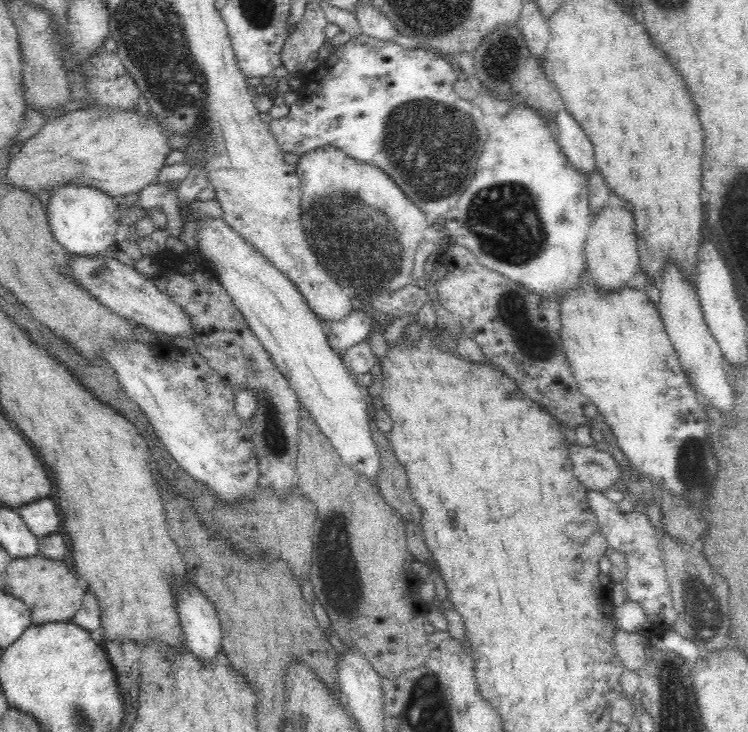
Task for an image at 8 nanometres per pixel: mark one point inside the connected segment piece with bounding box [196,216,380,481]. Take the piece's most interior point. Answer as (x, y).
(288, 330)

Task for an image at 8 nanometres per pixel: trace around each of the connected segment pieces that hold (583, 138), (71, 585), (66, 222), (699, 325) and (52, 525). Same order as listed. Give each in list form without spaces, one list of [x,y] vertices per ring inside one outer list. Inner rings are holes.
[[[566,109],[557,112],[554,122],[556,122],[555,129],[558,133],[560,151],[568,157],[568,162],[574,164],[578,171],[589,176],[595,169],[592,141],[588,140],[588,135]]]
[[[42,555],[12,559],[4,576],[4,591],[28,606],[31,624],[70,621],[82,604],[82,596],[86,592],[86,580],[82,576],[72,574],[72,570],[61,560],[52,560]],[[84,586],[84,590],[80,590]]]
[[[66,181],[53,188],[45,209],[51,233],[66,252],[92,257],[106,255],[106,249],[116,245],[114,237],[119,225],[119,207],[113,197],[99,188]]]
[[[670,259],[660,276],[659,313],[667,330],[667,336],[676,350],[684,373],[688,375],[691,386],[704,398],[722,410],[732,410],[732,392],[724,372],[725,360],[721,349],[711,334],[700,306],[695,283],[692,283],[680,267]]]
[[[42,498],[17,508],[24,523],[37,537],[55,533],[60,528],[60,516],[54,500]]]

